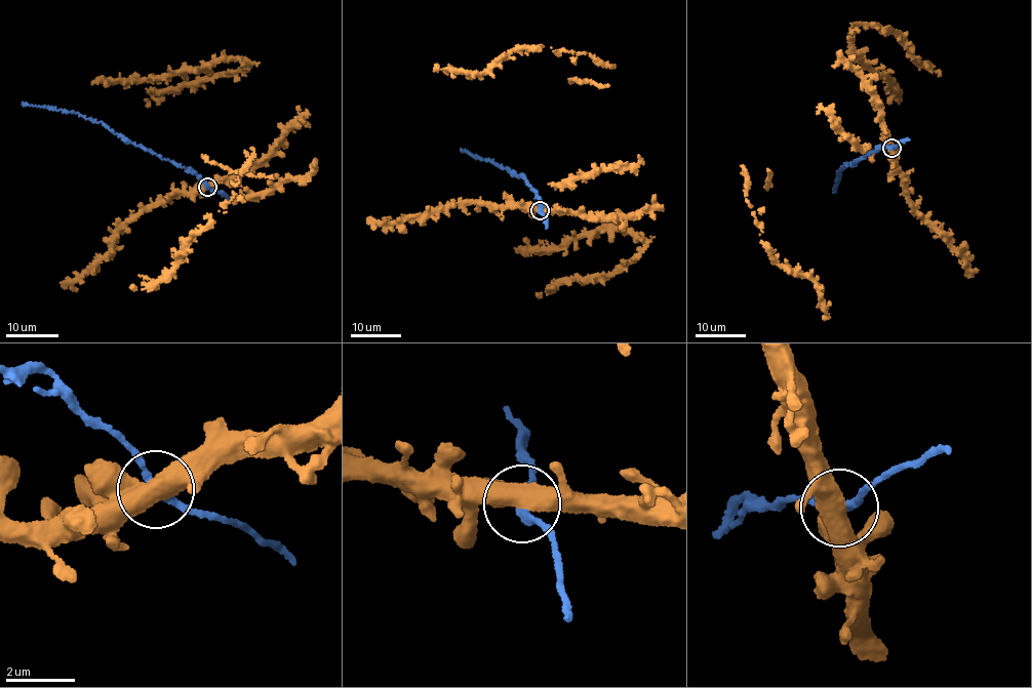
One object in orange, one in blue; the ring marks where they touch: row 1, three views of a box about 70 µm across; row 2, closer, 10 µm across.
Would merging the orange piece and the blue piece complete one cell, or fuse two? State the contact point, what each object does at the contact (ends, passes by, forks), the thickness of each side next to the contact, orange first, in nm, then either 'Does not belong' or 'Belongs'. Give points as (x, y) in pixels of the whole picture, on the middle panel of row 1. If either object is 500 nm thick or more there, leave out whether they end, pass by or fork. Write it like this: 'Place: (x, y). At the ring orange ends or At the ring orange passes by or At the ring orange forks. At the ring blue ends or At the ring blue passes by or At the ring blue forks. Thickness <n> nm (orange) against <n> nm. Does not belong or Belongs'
Place: (540, 210). Thickness 550 nm (orange) against 200 nm. Belongs

